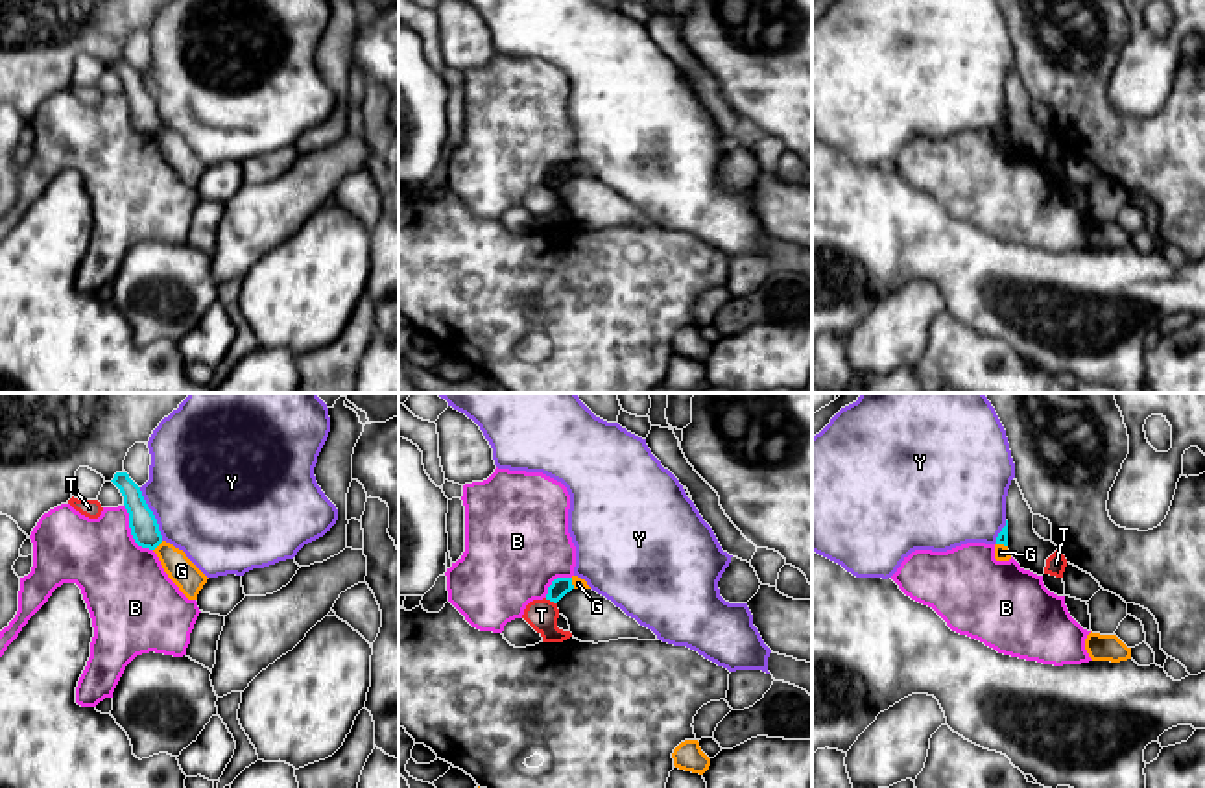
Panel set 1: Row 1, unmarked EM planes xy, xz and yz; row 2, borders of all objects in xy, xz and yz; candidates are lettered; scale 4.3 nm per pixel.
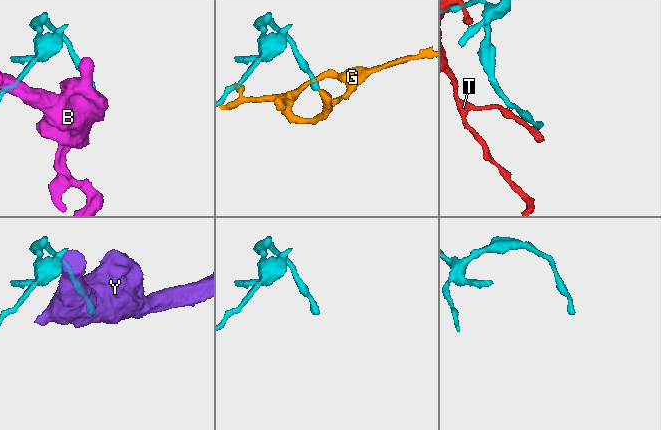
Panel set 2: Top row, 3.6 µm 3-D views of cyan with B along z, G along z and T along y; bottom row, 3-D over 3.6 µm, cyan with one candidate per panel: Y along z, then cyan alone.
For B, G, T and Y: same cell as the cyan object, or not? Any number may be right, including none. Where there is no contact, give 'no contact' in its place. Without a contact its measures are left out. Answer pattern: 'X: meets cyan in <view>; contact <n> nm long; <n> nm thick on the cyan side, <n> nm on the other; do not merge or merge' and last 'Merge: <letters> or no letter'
B: meets cyan in xy; contact 240 nm long; 120 nm thick on the cyan side, 380 nm on the other; do not merge
G: meets cyan in xy; contact 60 nm long; 120 nm thick on the cyan side, 120 nm on the other; do not merge
T: meets cyan in xz; contact 60 nm long; 80 nm thick on the cyan side, 140 nm on the other; do not merge
Y: meets cyan in xy; contact 260 nm long; 120 nm thick on the cyan side, 480 nm on the other; do not merge
Merge: no letter

